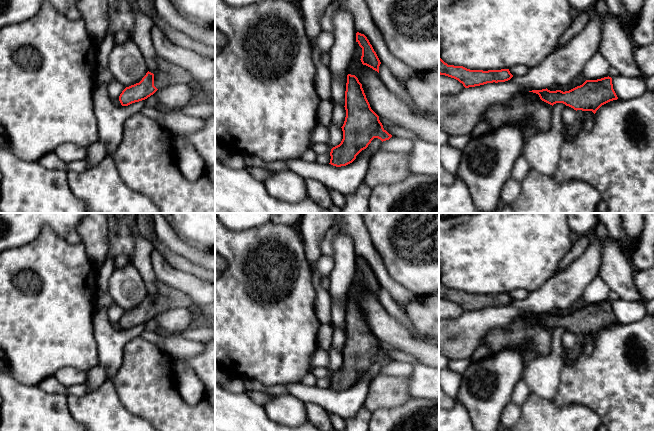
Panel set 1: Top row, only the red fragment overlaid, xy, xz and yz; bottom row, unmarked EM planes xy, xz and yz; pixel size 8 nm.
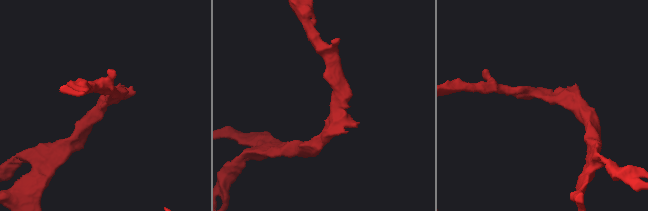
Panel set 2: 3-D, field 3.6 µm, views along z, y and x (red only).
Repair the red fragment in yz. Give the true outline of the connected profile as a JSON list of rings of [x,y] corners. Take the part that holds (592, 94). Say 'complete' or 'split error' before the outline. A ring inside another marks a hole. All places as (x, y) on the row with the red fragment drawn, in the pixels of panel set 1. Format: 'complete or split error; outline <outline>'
complete; outline [[[604,77],[597,80],[586,80],[582,85],[569,91],[550,91],[547,88],[532,90],[540,99],[550,105],[563,103],[574,110],[592,111],[594,114],[604,104],[617,100],[613,89],[612,78]]]

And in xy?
split error; outline [[[157,71],[154,74],[147,72],[139,83],[126,87],[119,96],[122,106],[128,106],[132,103],[147,99],[158,89],[170,85],[168,75],[164,72]]]

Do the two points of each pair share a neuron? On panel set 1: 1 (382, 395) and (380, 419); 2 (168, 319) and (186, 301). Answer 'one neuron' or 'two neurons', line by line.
1: two neurons
2: two neurons

